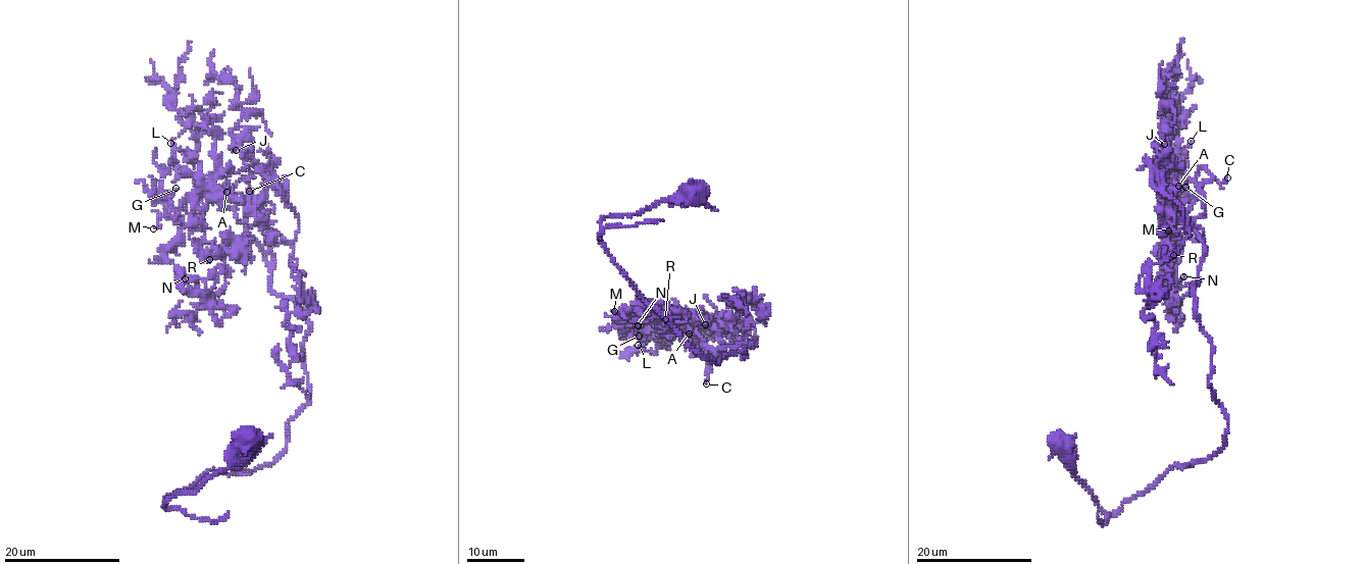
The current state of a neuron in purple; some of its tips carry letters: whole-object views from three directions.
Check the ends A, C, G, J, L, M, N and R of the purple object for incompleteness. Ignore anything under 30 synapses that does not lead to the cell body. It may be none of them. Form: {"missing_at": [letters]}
{"missing_at": ["N"]}

